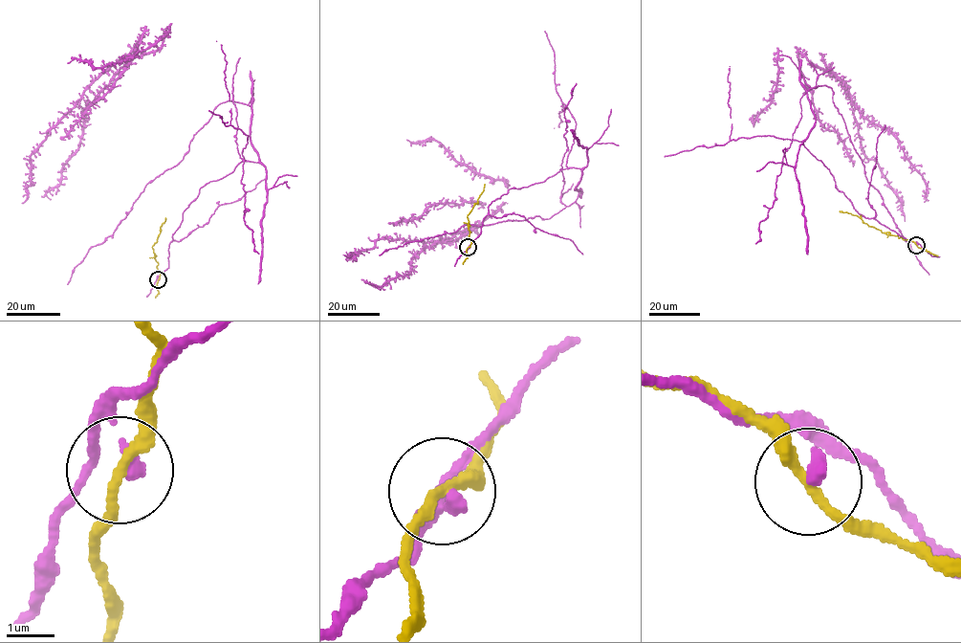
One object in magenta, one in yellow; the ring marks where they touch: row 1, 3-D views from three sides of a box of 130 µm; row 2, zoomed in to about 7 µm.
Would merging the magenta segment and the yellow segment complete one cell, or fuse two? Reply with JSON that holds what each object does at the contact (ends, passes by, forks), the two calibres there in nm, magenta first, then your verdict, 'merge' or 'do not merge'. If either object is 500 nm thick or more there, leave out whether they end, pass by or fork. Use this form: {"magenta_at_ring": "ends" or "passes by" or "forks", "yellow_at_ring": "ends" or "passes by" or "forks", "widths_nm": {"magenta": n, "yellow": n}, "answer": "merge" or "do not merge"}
{"magenta_at_ring": "ends", "yellow_at_ring": "passes by", "widths_nm": {"magenta": 280, "yellow": 200}, "answer": "do not merge"}

